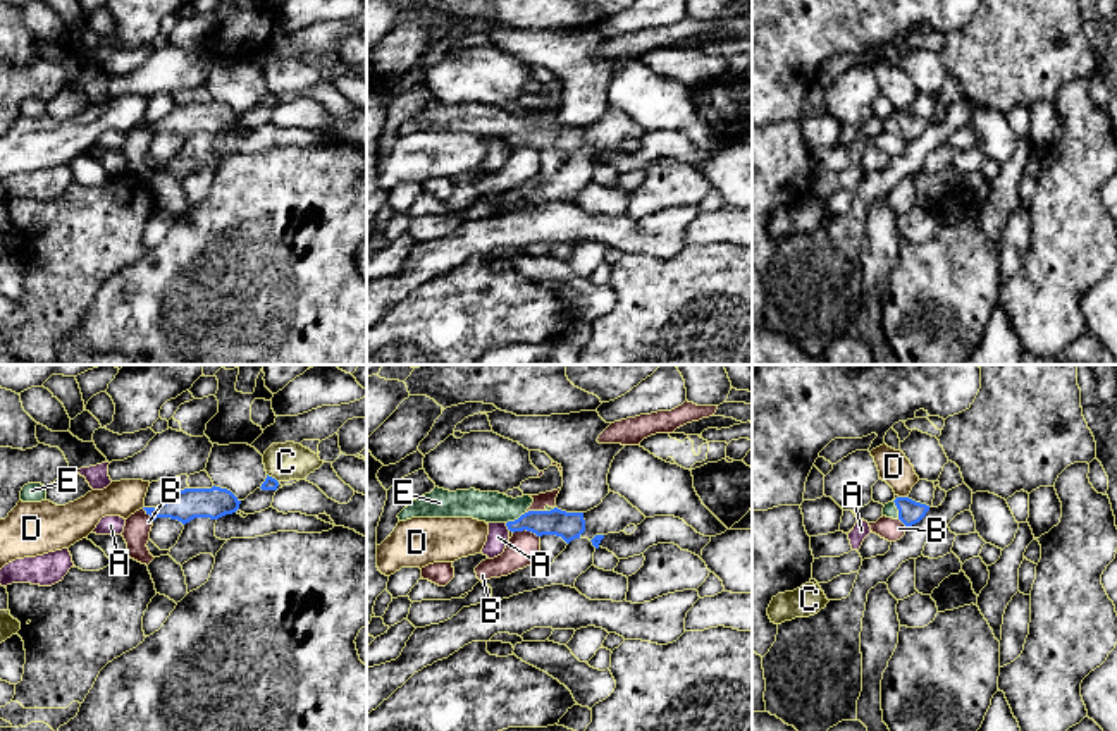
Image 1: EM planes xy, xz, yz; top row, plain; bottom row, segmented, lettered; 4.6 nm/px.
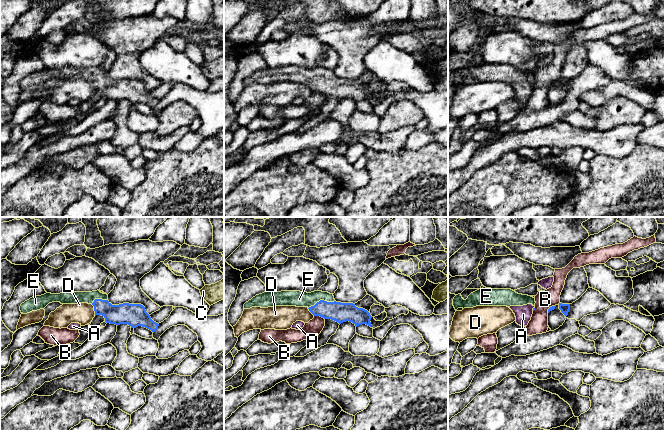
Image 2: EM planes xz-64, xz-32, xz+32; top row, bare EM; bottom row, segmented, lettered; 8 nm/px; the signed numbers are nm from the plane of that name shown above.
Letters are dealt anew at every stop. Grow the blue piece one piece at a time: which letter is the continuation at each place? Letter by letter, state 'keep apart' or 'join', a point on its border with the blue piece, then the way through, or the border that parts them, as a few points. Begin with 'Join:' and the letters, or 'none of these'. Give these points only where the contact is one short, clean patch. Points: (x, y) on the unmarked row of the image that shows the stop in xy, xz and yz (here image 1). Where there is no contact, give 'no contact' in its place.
Join: E
A: keep apart; contact xz (506, 140); border xz (505, 138), (510, 145)
B: keep apart; contact xz (527, 145); border xz (513, 147), (525, 145), (539, 152)
C: keep apart; contact xy (271, 92); border xy (267, 88), (277, 97)
D: keep apart; contact yz (902, 112); border yz (899, 110), (906, 112)
E: join; contact xz (515, 135); way xz (567, 140), (515, 135), (505, 124), (486, 121)

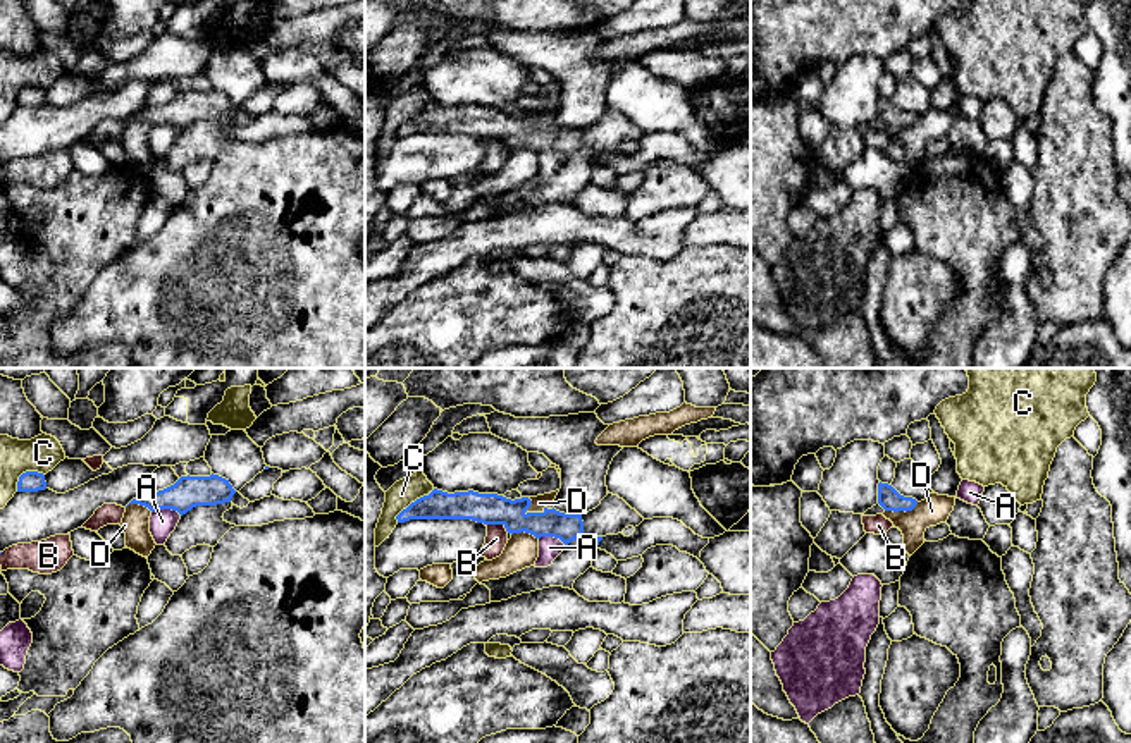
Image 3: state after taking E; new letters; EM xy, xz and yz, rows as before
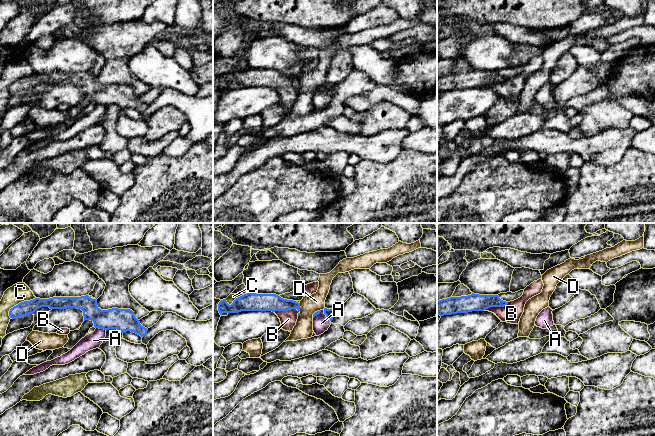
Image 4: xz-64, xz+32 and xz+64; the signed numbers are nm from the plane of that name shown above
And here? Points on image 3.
Join: none of these
A: keep apart; contact xy (167, 122); border xy (152, 126), (176, 124), (181, 129)
B: keep apart; contact xz (498, 138)
C: keep apart; contact xz (412, 117)
D: keep apart; contact xz (537, 128); border xz (553, 121), (543, 126), (524, 128)

